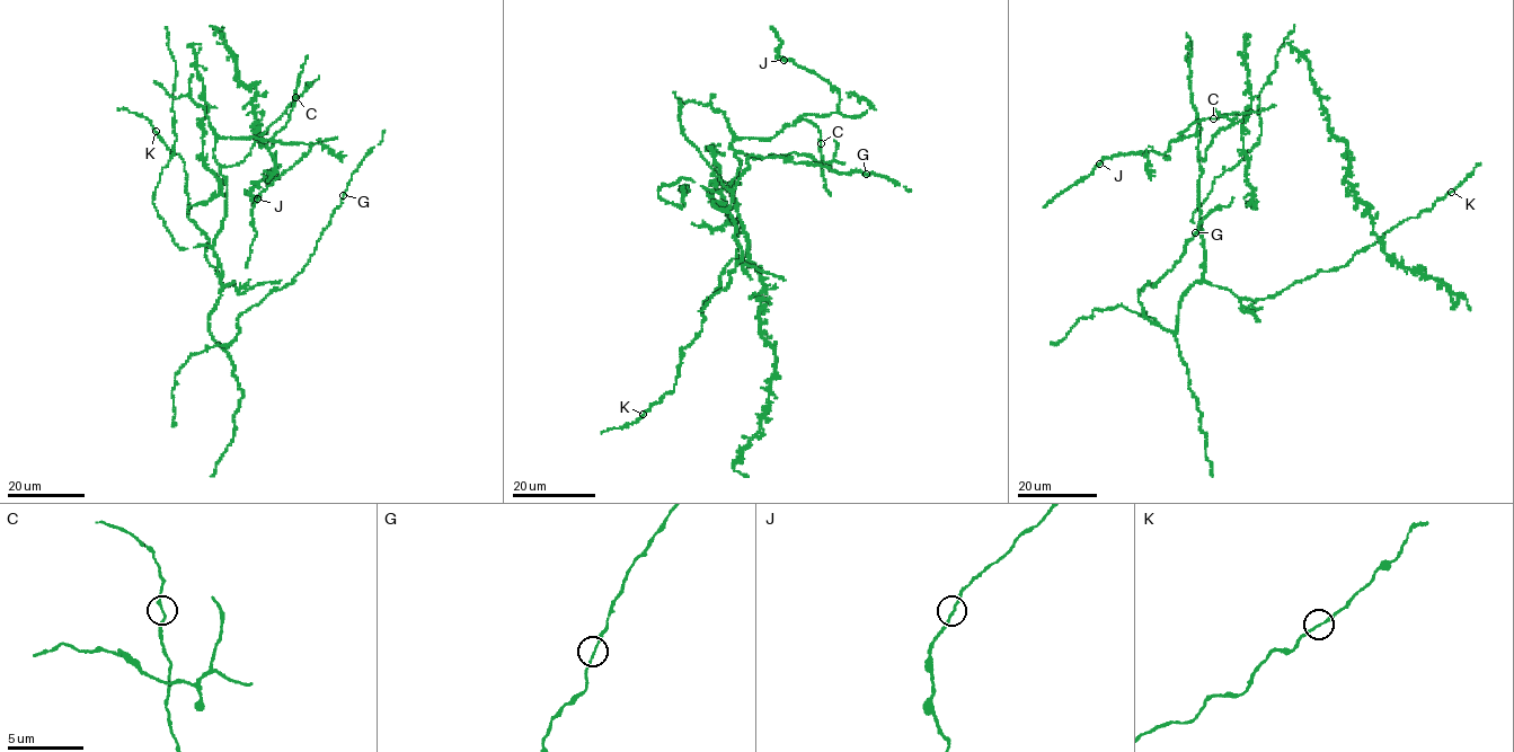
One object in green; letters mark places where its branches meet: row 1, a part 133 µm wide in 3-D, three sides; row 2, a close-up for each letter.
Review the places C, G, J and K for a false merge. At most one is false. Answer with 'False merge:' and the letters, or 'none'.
False merge: none

